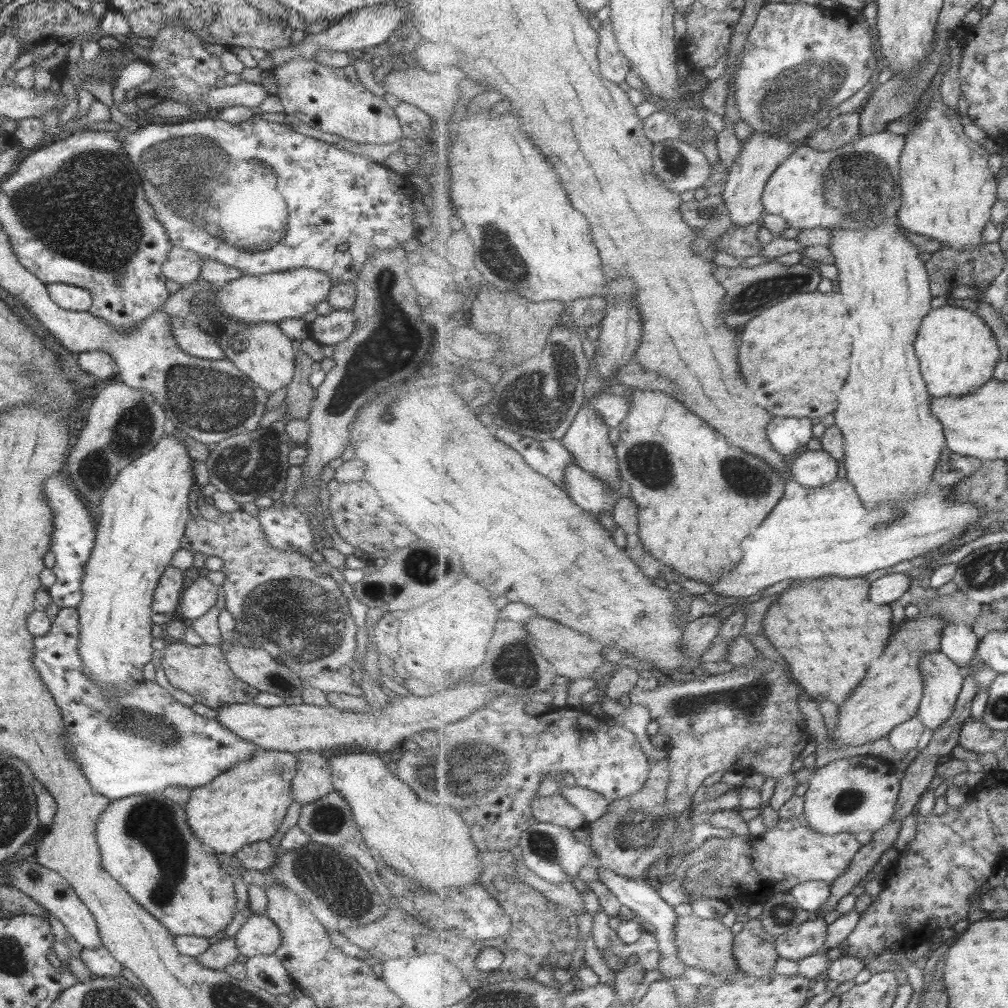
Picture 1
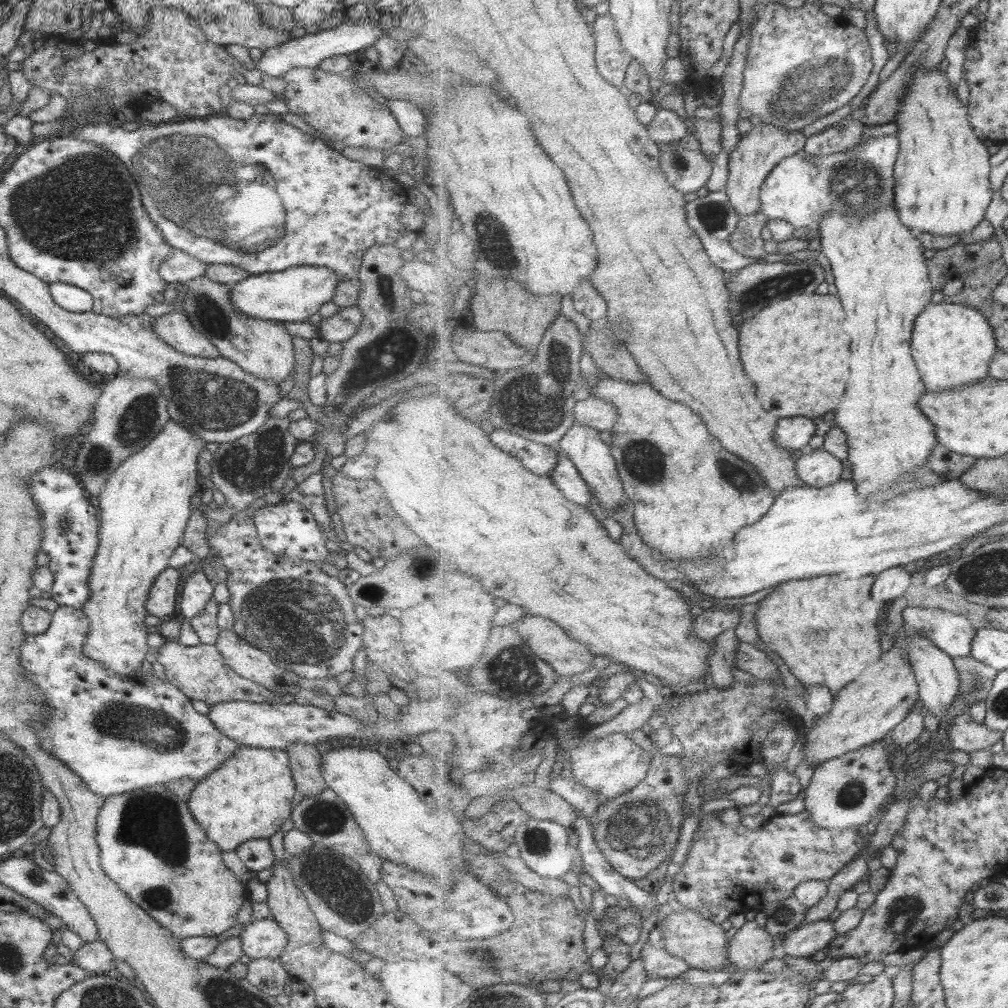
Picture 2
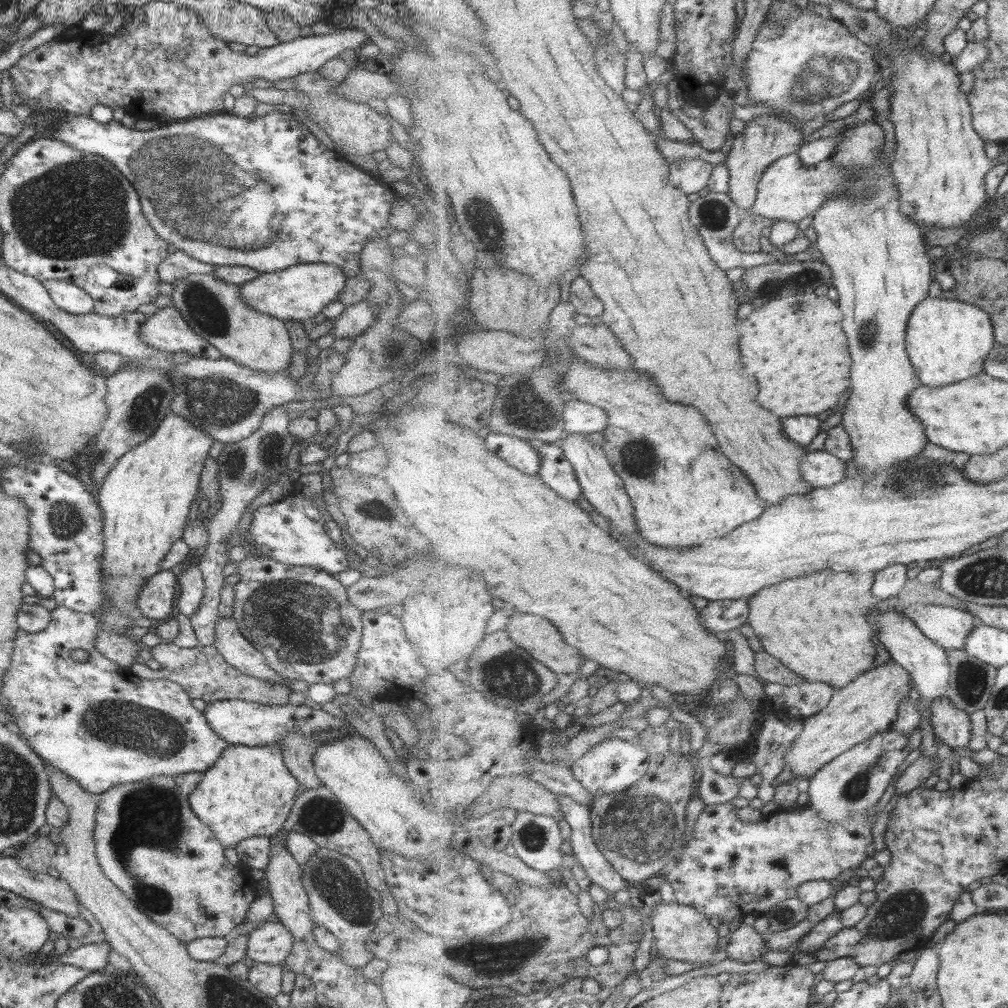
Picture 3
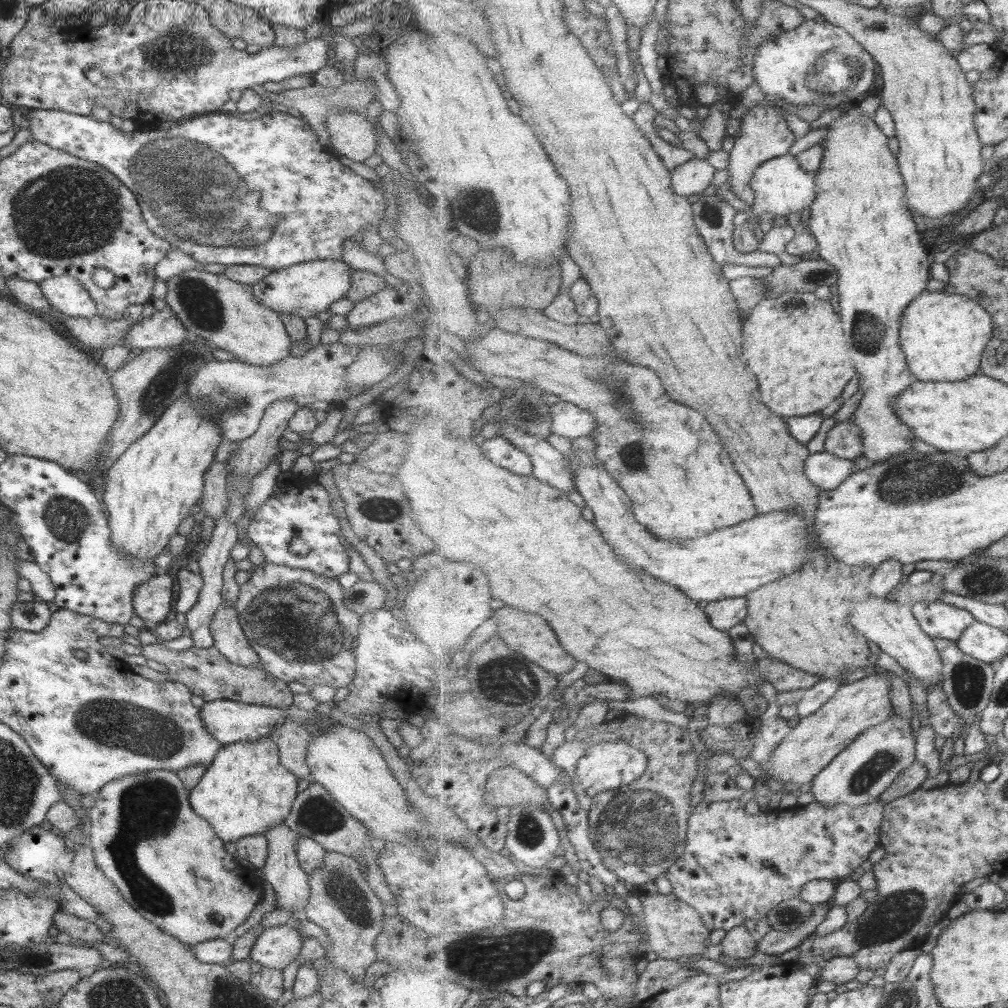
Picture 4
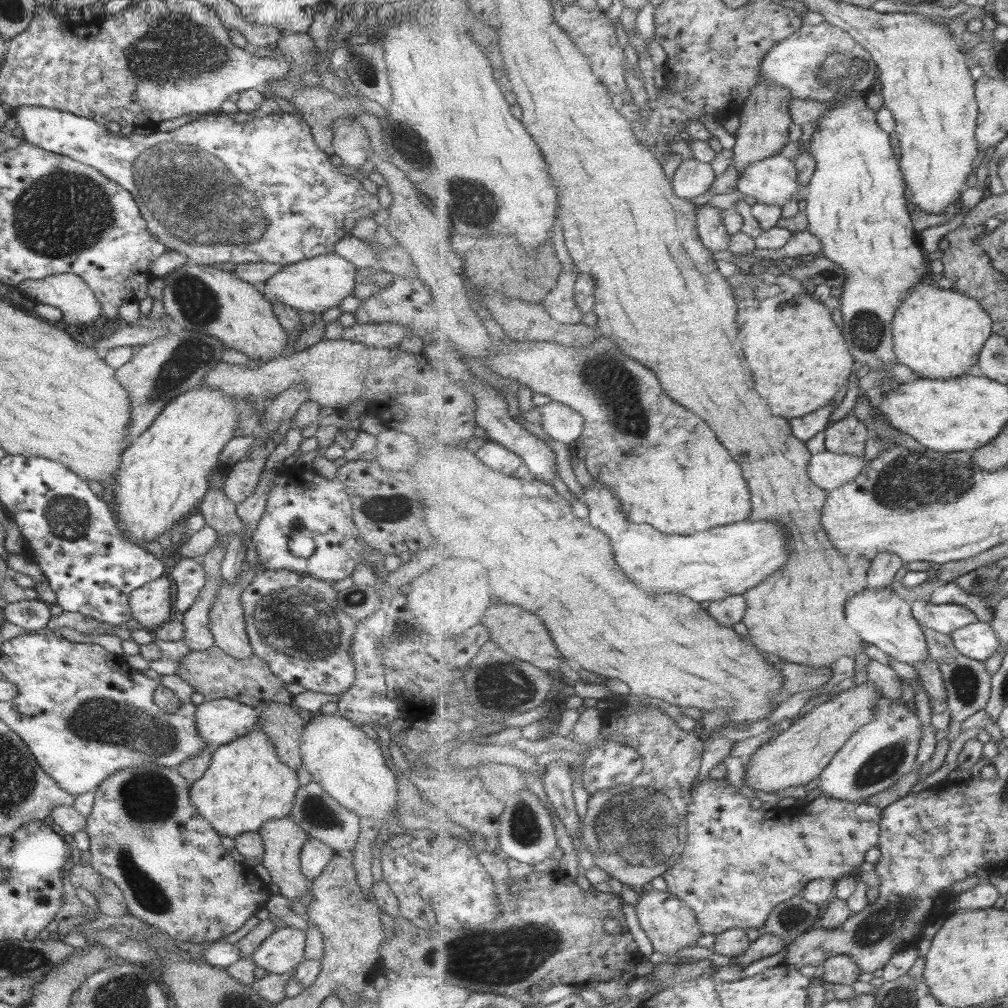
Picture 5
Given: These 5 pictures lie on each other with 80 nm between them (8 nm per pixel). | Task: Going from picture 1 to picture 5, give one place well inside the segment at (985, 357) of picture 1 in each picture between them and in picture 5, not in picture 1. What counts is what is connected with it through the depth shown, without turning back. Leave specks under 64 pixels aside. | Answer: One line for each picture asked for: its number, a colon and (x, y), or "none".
2: (954, 344)
3: (948, 341)
4: (944, 335)
5: (939, 333)

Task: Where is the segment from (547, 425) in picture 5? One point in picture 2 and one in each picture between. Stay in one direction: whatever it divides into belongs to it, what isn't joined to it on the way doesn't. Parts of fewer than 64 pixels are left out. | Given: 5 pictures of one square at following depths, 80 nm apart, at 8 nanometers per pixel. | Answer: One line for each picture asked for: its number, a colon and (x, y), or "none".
2: (593, 412)
3: (580, 417)
4: (569, 420)

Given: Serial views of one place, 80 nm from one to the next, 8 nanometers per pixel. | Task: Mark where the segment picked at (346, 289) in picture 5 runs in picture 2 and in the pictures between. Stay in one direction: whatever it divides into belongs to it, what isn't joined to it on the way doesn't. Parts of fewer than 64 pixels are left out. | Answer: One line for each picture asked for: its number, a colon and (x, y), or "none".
2: (292, 295)
3: (298, 292)
4: (304, 289)

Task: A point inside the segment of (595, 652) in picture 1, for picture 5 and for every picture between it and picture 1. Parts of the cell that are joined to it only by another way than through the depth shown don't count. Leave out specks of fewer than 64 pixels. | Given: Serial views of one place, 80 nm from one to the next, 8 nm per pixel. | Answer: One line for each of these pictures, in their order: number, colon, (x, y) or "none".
2: (552, 643)
3: (537, 635)
4: (529, 634)
5: (519, 633)

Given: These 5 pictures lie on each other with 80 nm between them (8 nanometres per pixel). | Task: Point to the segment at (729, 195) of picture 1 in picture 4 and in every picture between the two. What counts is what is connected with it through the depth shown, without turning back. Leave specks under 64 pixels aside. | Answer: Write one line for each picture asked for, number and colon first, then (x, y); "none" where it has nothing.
2: (761, 150)
3: (766, 138)
4: (764, 135)

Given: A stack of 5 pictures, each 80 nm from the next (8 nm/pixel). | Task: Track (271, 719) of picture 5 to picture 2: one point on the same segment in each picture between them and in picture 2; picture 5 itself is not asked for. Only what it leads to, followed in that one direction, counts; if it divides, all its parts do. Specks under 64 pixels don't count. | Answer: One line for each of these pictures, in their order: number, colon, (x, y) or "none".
2: (303, 758)
3: (296, 749)
4: (291, 739)

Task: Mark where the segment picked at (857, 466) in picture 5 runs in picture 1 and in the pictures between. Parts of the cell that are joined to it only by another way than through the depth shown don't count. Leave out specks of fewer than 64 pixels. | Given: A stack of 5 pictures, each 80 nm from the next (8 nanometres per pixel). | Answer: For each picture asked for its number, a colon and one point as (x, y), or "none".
1: (815, 468)
2: (819, 469)
3: (822, 469)
4: (827, 470)

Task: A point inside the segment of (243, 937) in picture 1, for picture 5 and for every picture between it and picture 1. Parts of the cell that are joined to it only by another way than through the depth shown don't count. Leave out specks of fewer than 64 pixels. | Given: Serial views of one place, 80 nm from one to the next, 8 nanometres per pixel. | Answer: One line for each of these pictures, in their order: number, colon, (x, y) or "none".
2: (264, 938)
3: (269, 943)
4: (275, 947)
5: (281, 952)

